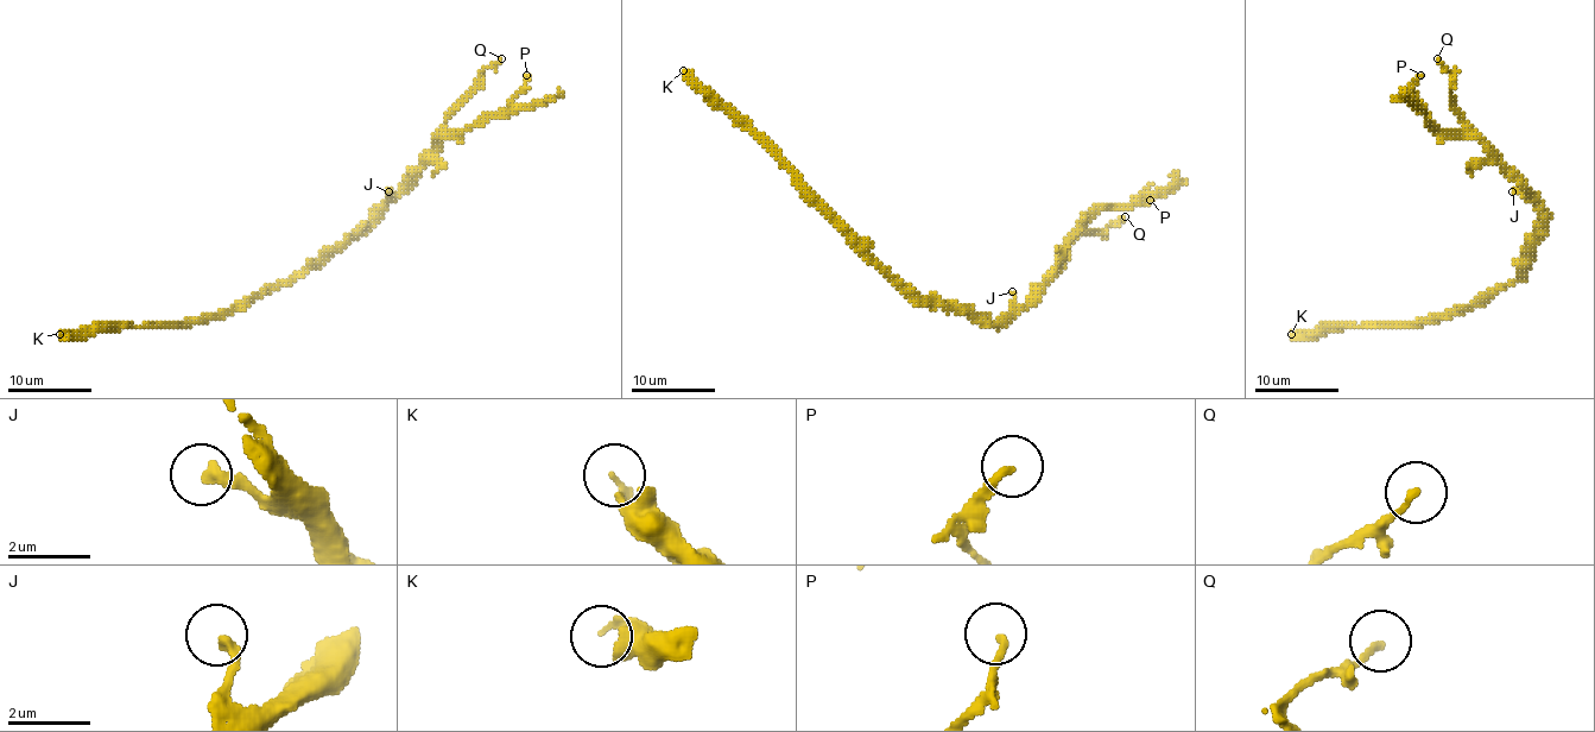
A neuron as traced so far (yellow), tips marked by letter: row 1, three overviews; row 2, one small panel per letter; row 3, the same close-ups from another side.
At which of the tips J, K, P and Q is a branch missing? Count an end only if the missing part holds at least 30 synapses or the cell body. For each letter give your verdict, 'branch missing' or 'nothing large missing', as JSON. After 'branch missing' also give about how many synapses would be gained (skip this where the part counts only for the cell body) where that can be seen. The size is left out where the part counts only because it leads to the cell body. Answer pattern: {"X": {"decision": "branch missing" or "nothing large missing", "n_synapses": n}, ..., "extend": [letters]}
{"J": {"decision": "nothing large missing"}, "K": {"decision": "nothing large missing"}, "P": {"decision": "nothing large missing"}, "Q": {"decision": "nothing large missing"}, "extend": []}

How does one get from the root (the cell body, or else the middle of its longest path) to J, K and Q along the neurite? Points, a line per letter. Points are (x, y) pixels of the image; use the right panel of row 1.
J: (1527, 263), (1527, 244), (1542, 216), (1531, 200), (1512, 191)
K: (1527, 263), (1517, 279), (1495, 286), (1475, 303), (1415, 323), (1322, 326), (1311, 332), (1291, 334)
Q: (1527, 263), (1527, 244), (1542, 221), (1539, 202), (1454, 106), (1451, 76), (1437, 58)

